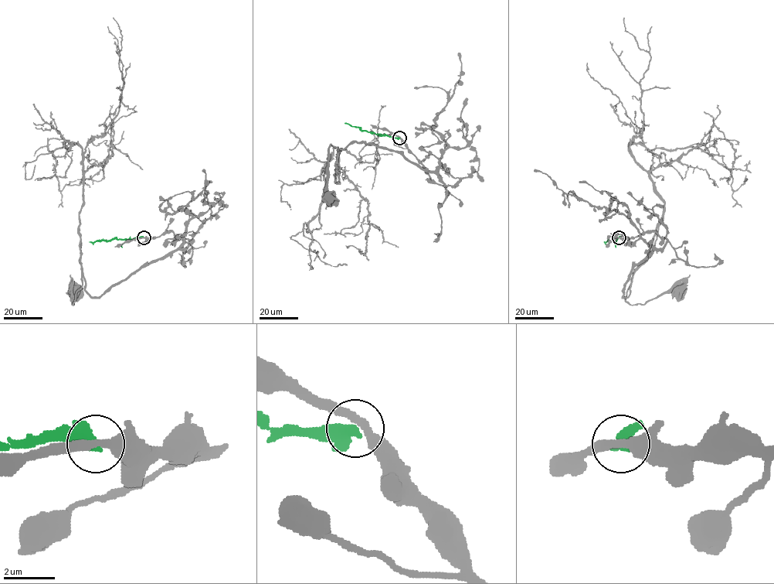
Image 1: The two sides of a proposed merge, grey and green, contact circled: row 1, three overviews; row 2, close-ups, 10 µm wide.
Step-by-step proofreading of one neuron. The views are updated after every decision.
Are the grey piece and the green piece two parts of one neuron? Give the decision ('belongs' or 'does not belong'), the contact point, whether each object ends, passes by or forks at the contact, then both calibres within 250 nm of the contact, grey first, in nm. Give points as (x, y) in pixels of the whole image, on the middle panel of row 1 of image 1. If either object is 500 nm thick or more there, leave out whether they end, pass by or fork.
does not belong; place (399, 138); calibres 320 and 550 nm

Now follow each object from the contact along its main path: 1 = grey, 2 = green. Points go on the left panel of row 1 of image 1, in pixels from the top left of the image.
1: (144, 237), (172, 231), (188, 244), (100, 296), (87, 293), (83, 277), (72, 305), (70, 289), (75, 292)
2: (144, 237), (89, 242)

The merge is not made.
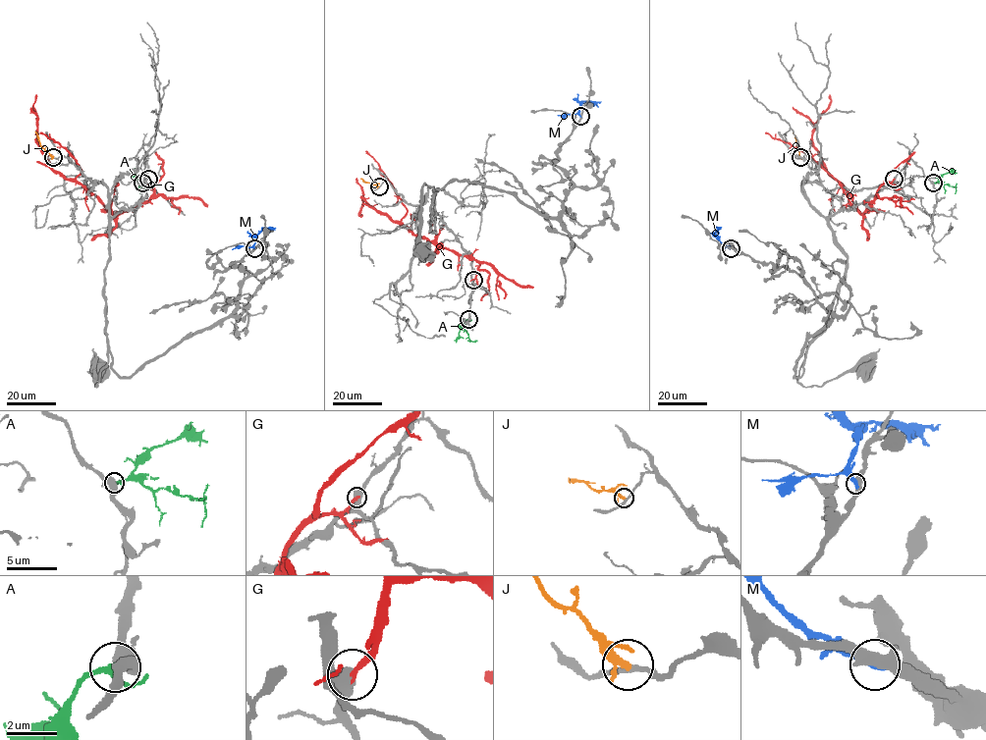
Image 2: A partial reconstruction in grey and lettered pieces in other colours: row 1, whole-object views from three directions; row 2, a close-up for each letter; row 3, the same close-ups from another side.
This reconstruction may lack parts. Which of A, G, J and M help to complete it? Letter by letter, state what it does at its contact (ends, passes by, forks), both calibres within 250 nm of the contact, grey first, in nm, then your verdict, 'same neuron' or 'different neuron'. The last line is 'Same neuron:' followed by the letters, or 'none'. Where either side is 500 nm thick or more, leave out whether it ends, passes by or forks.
A: it passes by | 360/140 nm | different neuron
G: it ends | 480/260 nm | different neuron
J: it passes by | 150/200 nm | different neuron
M: it ends | 480/320 nm | different neuron
Same neuron: none

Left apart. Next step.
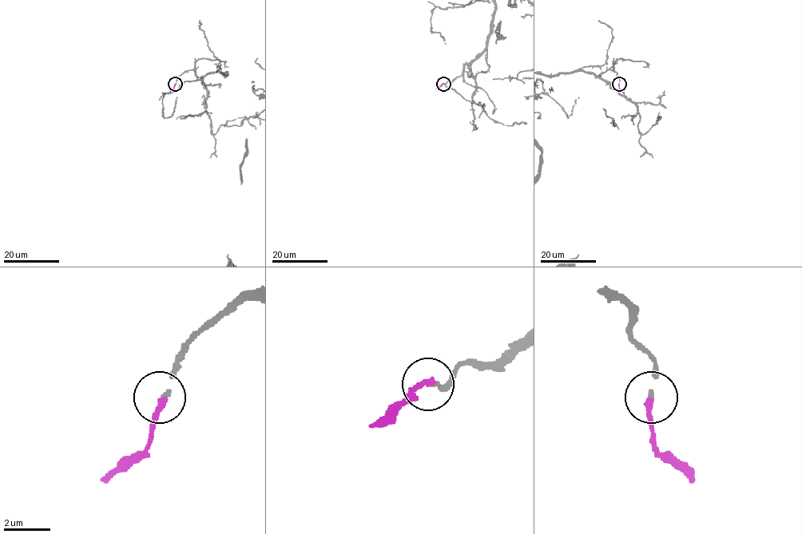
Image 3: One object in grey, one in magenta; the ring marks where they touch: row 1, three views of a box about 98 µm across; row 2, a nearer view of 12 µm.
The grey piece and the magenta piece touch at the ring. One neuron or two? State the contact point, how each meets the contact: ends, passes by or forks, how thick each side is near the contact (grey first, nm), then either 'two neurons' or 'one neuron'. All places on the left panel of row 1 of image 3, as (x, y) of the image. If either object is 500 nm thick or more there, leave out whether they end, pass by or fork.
at (175, 84); grey ends there; magenta ends there; 90 nm thick on the grey side, 220 nm on the other; one neuron

